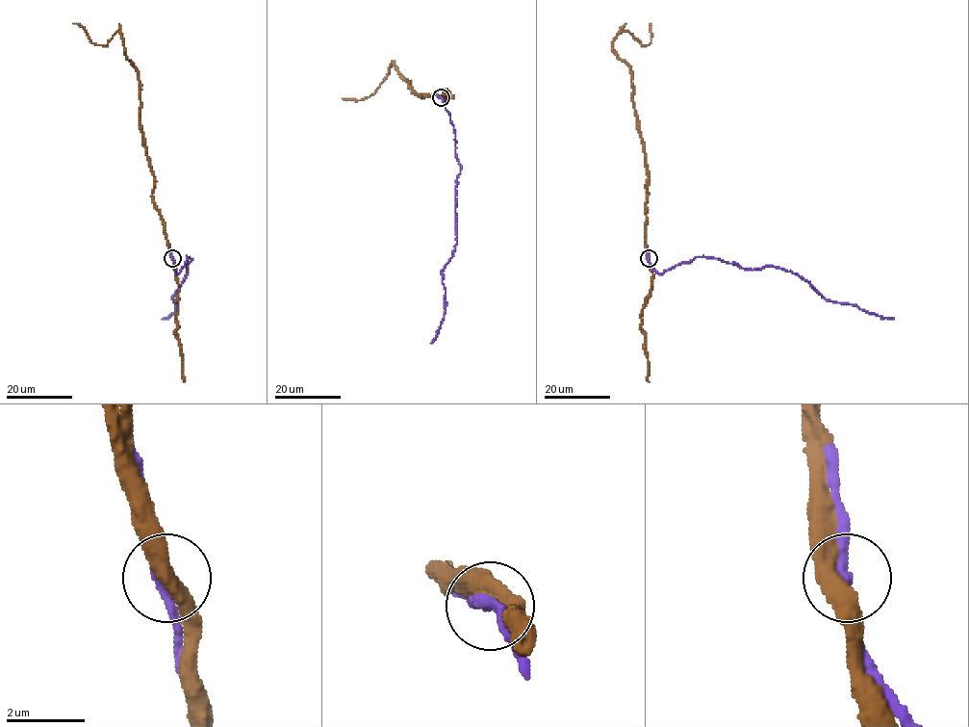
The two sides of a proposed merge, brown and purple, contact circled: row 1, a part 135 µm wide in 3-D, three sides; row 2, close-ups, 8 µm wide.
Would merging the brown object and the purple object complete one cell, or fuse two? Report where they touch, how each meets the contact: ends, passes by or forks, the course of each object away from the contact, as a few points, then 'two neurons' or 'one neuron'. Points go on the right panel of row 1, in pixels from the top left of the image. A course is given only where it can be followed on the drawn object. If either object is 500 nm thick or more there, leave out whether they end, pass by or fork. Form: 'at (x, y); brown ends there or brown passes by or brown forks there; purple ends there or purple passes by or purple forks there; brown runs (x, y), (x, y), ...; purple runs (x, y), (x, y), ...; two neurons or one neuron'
at (649, 258); brown passes by; purple passes by; brown runs (648, 258), (648, 174), (631, 71), (613, 40), (627, 31), (647, 45), (649, 23); purple runs (649, 258), (650, 265), (662, 273), (702, 256), (745, 269), (783, 268), (806, 280), (823, 298), (893, 319); one neuron

